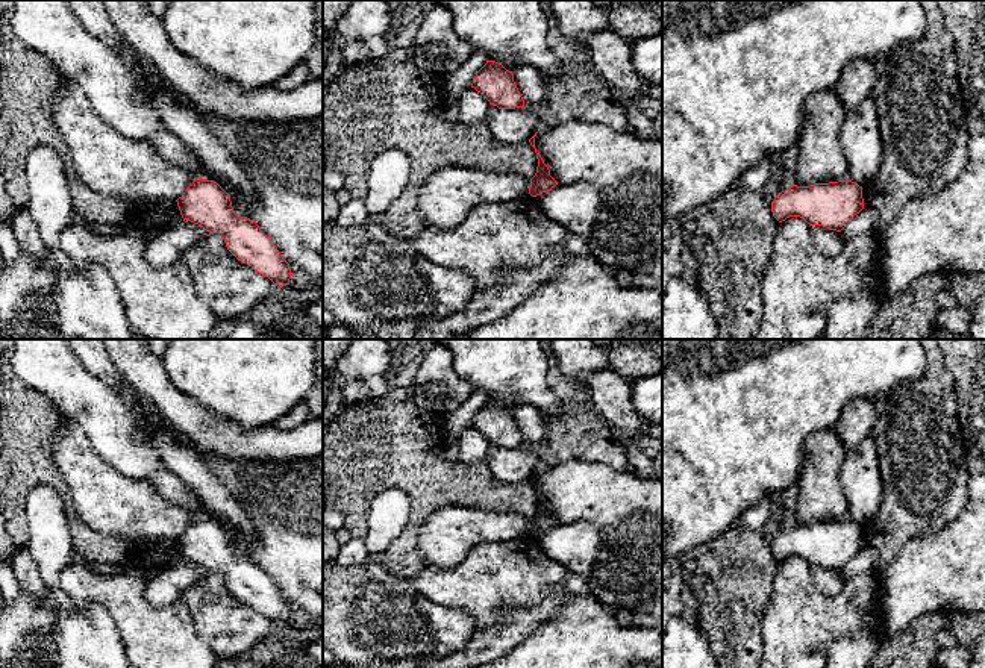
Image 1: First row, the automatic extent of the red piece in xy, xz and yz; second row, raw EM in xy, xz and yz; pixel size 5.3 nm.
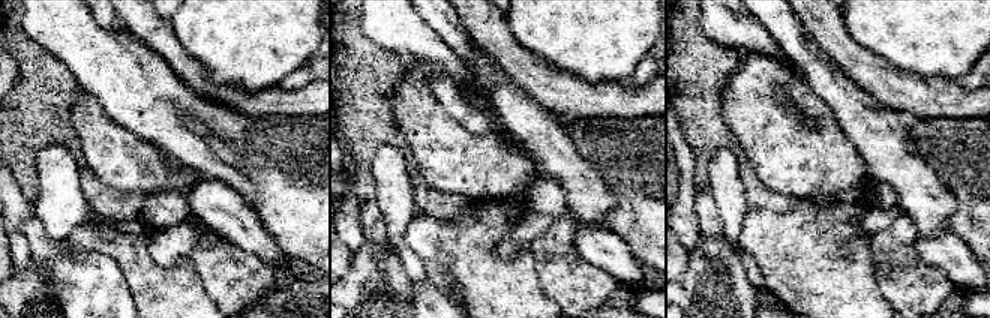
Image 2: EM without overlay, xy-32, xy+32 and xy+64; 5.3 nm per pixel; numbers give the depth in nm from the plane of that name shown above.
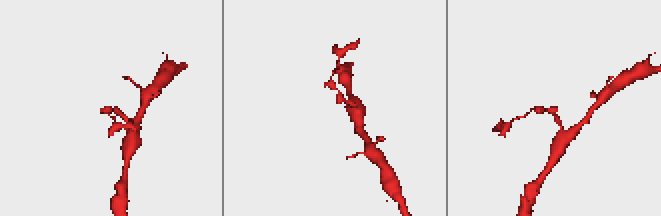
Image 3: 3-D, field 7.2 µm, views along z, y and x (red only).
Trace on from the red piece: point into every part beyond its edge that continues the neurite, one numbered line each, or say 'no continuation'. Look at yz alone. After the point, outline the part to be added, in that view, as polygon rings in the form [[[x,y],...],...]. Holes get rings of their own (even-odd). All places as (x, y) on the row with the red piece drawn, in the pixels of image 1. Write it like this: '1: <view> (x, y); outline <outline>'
no continuation

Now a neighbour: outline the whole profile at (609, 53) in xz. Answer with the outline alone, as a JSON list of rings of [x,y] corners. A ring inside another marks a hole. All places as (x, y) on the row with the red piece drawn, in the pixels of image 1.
[[[606,29],[589,35],[583,47],[603,82],[620,89],[632,103],[647,98],[650,83],[633,73],[630,41]]]

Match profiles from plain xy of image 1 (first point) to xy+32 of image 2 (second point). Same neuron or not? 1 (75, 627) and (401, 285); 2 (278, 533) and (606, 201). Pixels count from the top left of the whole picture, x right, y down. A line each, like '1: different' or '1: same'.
1: different
2: different

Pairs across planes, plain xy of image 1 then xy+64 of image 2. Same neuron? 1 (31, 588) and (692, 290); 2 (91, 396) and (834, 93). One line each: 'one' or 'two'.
1: two
2: two

